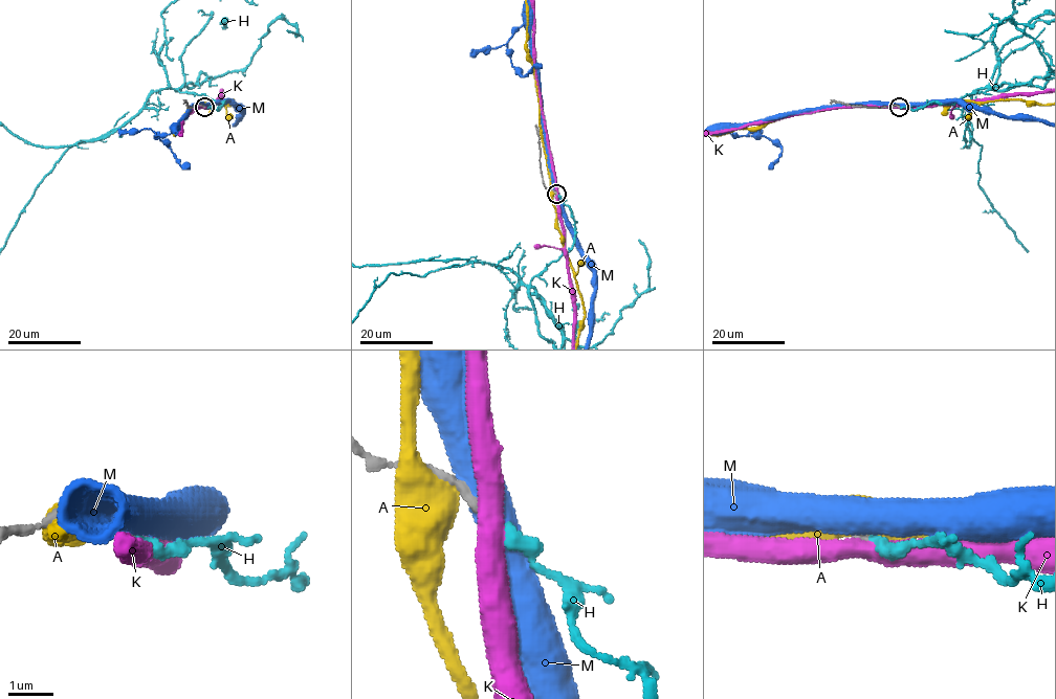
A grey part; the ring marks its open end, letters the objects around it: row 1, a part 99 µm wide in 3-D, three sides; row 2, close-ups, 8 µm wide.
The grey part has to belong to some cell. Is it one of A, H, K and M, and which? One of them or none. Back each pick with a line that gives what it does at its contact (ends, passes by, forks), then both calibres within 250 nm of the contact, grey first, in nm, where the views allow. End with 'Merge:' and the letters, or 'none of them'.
H: it ends; calibres 200 and 240 nm
Merge: H

